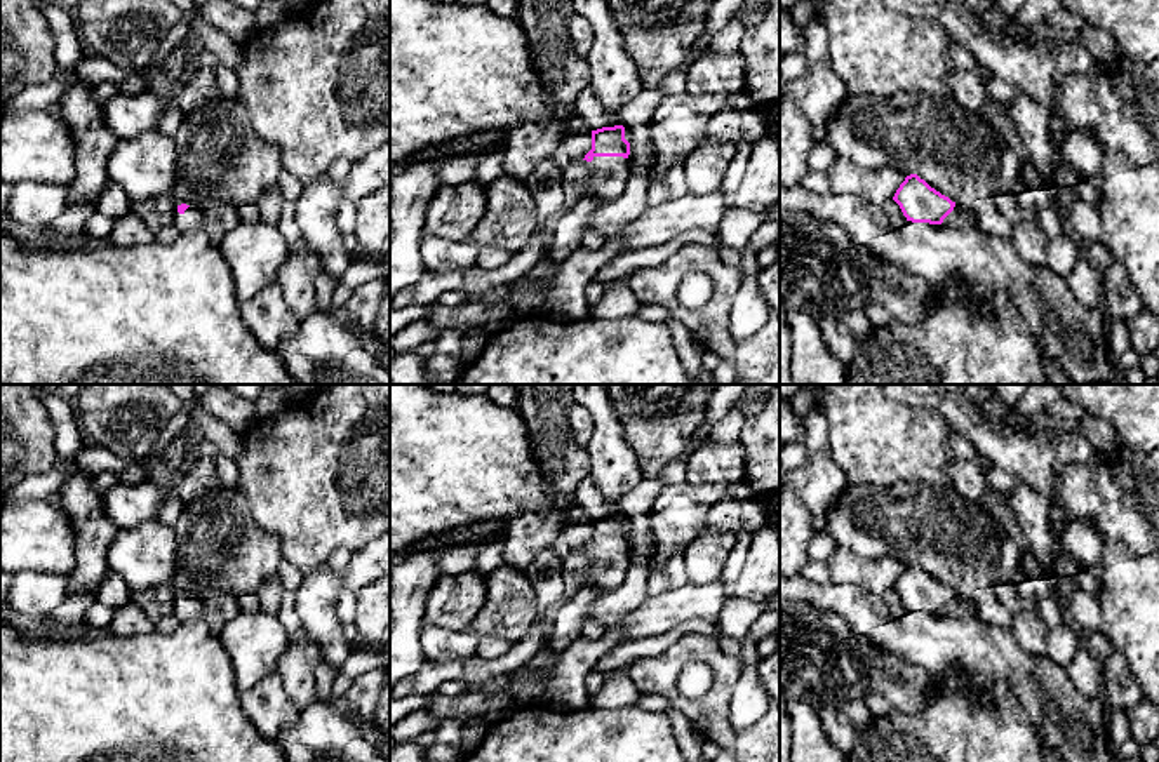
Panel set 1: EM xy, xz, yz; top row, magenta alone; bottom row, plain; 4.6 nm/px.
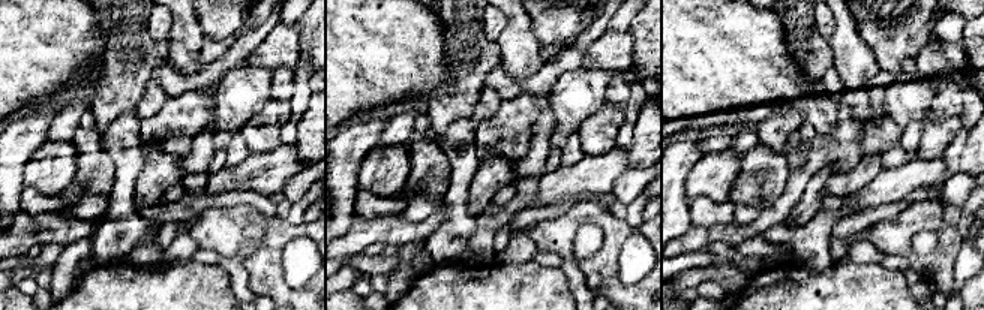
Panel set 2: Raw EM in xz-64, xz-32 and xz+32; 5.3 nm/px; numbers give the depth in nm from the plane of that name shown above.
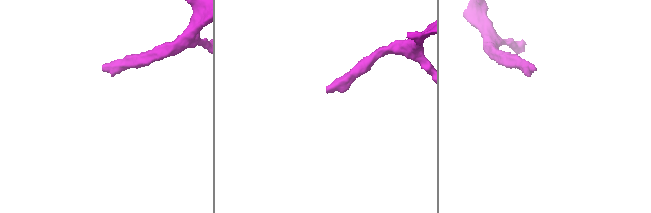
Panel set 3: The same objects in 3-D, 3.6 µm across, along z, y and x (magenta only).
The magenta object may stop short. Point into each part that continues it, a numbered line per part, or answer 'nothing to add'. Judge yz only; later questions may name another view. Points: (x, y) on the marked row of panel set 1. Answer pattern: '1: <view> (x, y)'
1: yz (961, 216)

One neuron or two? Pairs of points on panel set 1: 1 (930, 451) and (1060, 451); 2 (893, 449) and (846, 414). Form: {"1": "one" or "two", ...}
{"1": "two", "2": "one"}

